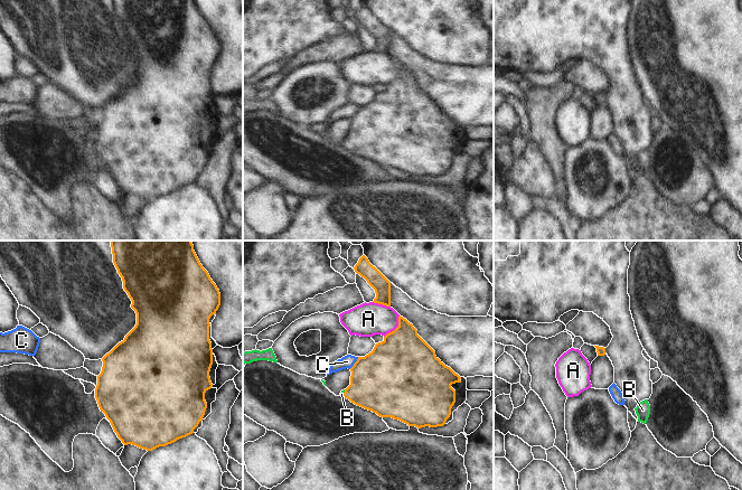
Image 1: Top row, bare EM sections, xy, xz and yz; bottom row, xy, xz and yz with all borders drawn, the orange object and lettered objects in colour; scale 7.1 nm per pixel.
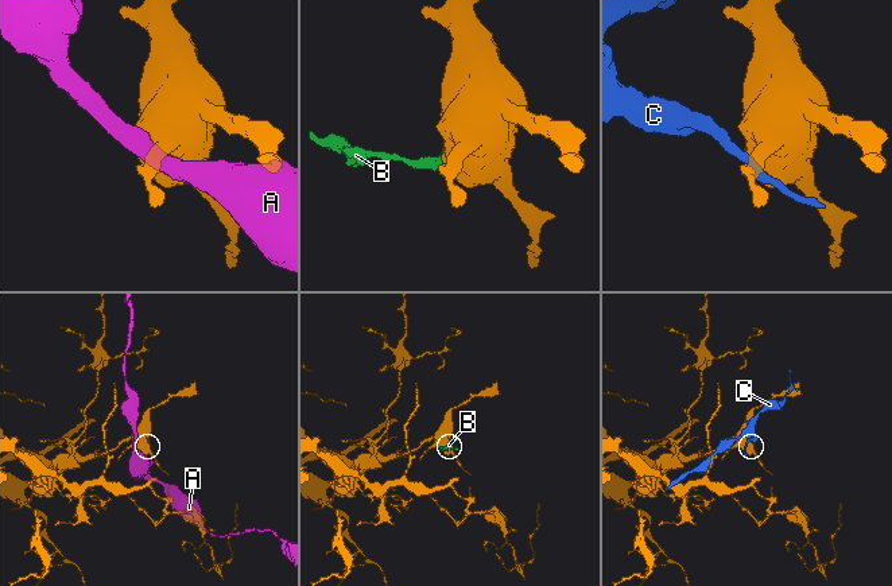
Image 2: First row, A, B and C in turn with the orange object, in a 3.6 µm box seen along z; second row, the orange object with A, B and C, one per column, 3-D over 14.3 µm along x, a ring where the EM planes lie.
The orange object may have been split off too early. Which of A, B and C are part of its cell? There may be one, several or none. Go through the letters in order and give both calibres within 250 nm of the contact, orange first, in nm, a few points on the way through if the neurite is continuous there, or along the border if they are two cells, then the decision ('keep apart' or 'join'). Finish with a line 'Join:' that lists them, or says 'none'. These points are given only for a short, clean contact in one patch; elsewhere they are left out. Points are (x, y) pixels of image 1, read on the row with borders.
A: 420/240 nm | keep apart
B: 400/30 nm | across xz (377, 384), (363, 392), (344, 393), (341, 394) | join
C: 460/90 nm | keep apart
Join: B

